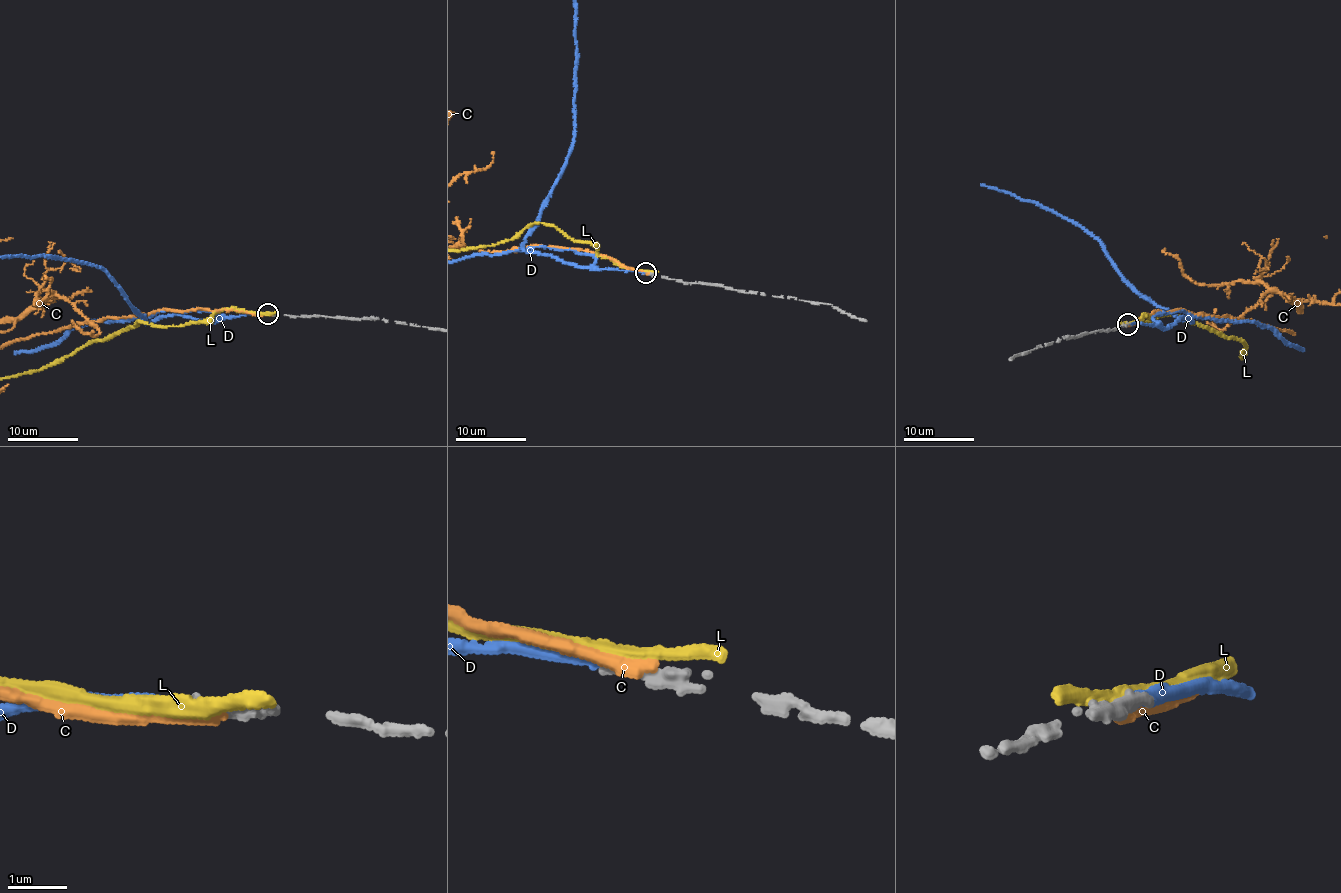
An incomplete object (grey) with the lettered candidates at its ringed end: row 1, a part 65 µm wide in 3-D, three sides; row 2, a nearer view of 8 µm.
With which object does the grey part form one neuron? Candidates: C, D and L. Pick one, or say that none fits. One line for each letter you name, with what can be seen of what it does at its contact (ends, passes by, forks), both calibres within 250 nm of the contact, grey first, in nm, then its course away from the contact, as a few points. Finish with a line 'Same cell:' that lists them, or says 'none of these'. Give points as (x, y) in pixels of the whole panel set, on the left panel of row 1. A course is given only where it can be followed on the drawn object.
D: it ends there; 240 nm thick on the grey side, 220 nm on the other
Same cell: D

